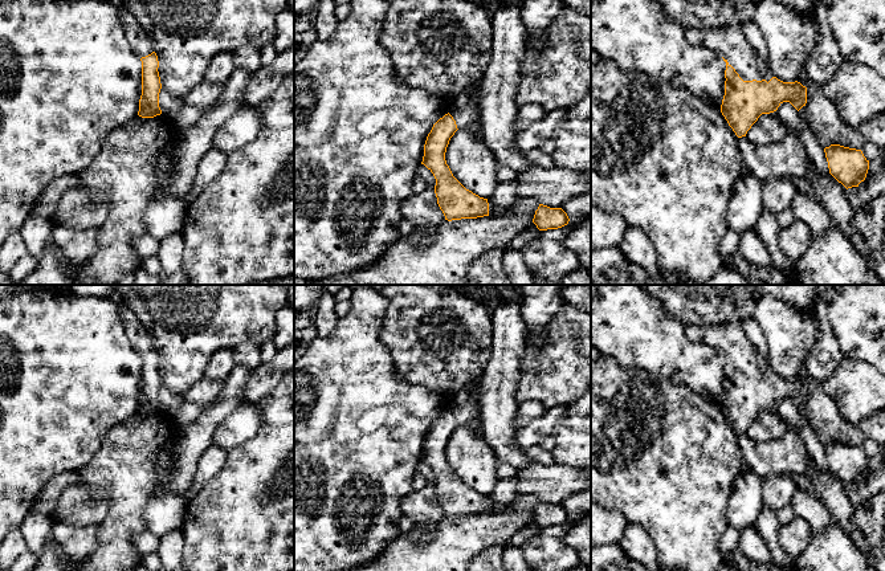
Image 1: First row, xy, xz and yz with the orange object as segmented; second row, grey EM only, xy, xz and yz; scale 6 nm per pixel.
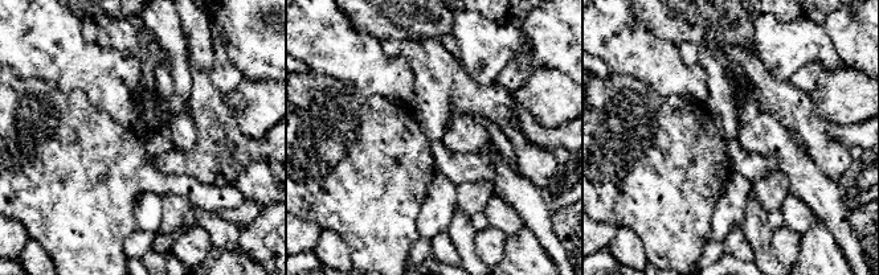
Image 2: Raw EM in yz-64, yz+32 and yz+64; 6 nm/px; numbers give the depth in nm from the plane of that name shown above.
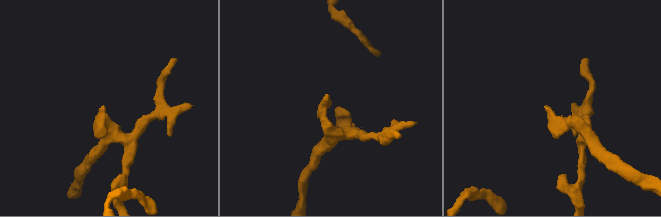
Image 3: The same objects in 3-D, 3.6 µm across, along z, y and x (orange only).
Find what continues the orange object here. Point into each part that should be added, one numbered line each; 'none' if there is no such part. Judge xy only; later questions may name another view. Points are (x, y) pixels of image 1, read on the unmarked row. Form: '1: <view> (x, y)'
1: xy (141, 339)

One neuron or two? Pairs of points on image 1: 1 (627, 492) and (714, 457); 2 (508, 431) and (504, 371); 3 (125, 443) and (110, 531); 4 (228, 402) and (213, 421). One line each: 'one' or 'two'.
1: one
2: one
3: one
4: one

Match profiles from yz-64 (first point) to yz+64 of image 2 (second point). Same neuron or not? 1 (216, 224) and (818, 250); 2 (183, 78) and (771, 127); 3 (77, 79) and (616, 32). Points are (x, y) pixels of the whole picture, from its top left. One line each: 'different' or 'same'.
1: different
2: different
3: same

